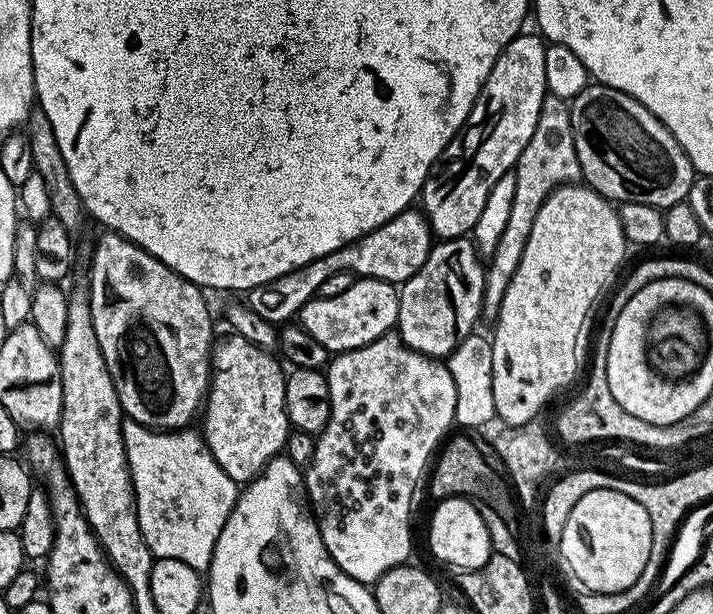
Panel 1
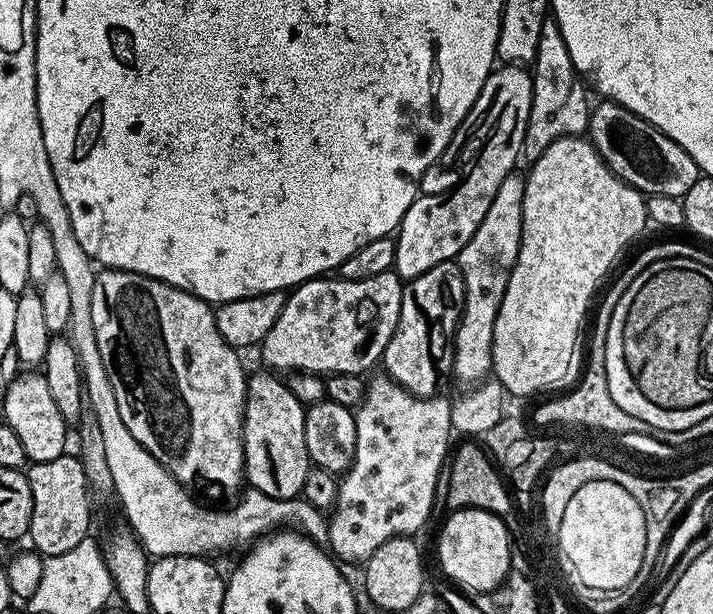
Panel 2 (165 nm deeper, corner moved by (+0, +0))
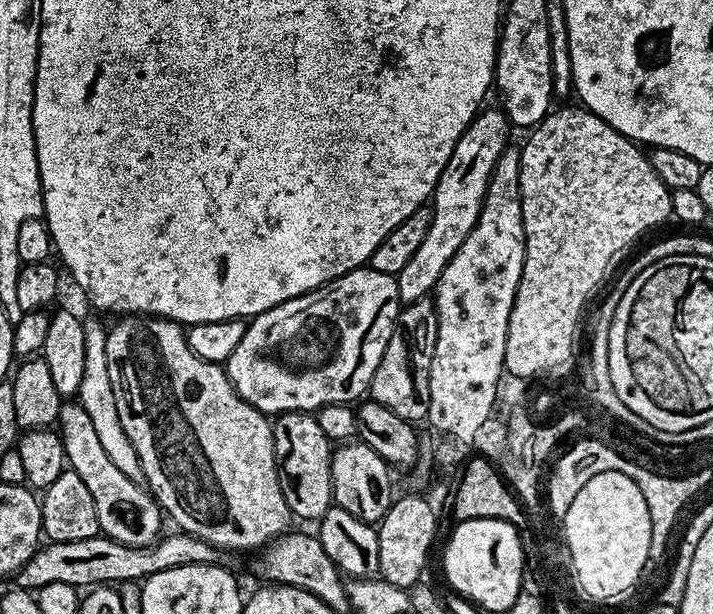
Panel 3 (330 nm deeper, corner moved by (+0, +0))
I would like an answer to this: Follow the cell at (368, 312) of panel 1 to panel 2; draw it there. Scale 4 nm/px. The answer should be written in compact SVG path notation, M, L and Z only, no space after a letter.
M395 271L374 274L374 278L361 280L328 279L332 278L305 280L287 293L282 314L278 314L278 322L270 326L266 338L258 348L258 352L264 355L265 362L269 364L265 364L269 369L360 376L367 368L372 368L375 364L377 367L384 355L384 348L396 329L405 285Z

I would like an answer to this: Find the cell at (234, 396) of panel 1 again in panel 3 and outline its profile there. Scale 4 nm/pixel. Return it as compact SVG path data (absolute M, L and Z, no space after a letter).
M281 412L272 420L272 433L274 434L274 450L276 451L276 469L280 475L282 494L286 498L286 506L293 517L304 520L319 521L326 514L328 508L333 507L332 498L332 465L333 445L326 434L322 434L322 426L318 426L316 416L307 412Z

